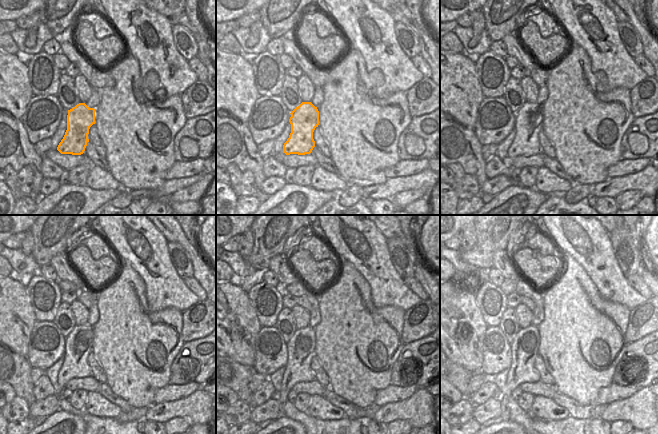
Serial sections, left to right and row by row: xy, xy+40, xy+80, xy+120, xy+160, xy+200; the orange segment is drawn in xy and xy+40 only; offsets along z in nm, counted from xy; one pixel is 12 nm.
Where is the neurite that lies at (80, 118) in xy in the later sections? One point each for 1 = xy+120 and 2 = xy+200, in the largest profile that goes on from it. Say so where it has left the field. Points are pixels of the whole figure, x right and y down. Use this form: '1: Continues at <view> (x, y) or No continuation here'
1: Continues at xy+120 (78, 344)
2: Continues at xy+200 (525, 345)

